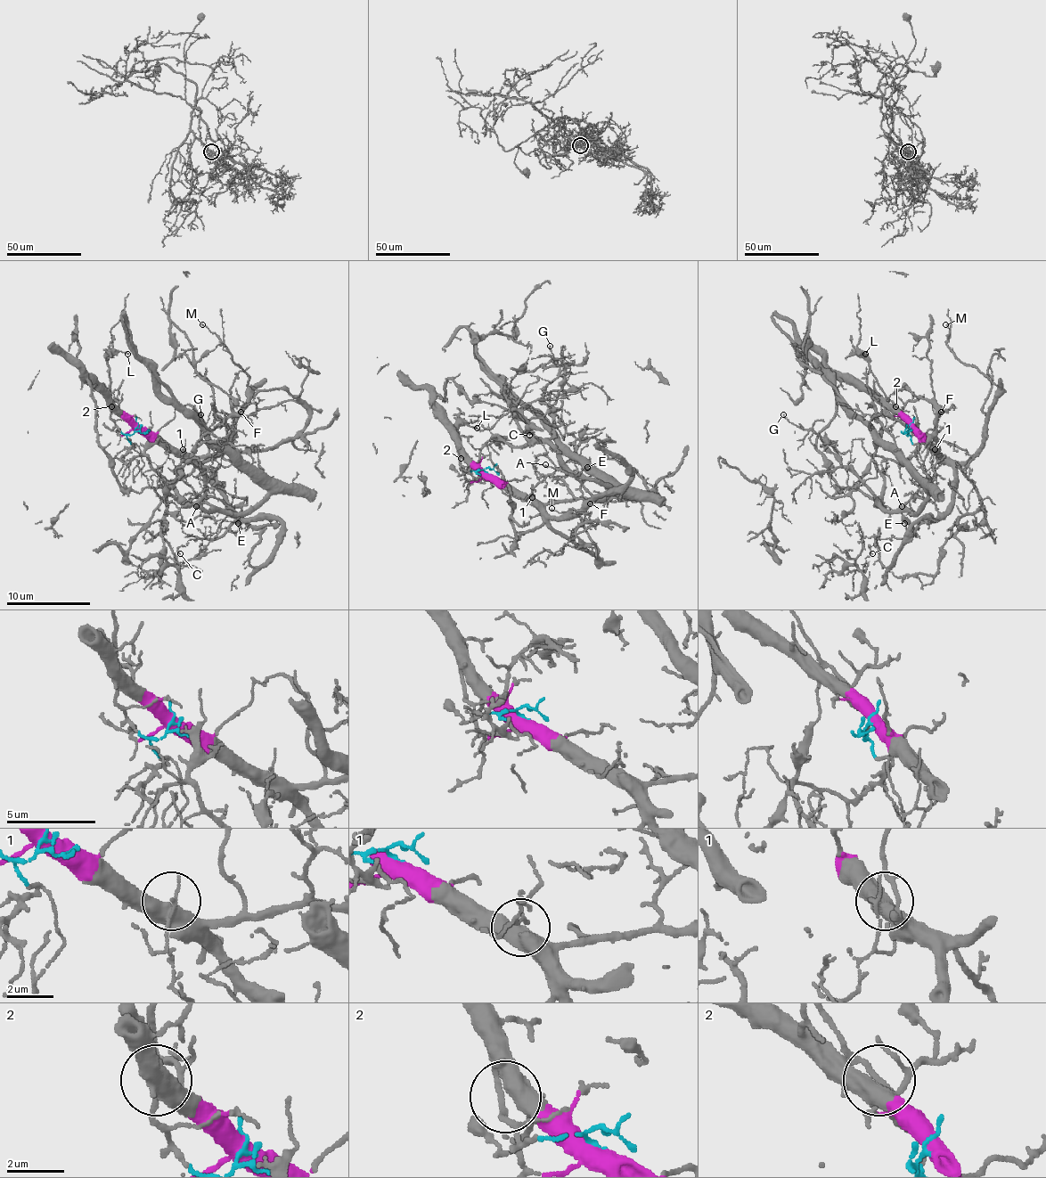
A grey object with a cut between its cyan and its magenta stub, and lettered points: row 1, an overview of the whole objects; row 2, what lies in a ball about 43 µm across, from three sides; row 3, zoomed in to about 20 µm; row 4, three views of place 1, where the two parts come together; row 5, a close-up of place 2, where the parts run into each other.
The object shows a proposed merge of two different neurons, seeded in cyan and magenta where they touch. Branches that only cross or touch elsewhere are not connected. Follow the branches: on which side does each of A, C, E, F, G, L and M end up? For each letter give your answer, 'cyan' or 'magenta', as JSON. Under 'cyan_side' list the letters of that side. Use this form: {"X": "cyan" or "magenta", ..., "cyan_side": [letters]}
{"A": "cyan", "C": "magenta", "E": "magenta", "F": "magenta", "G": "cyan", "L": "cyan", "M": "magenta", "cyan_side": ["A", "G", "L"]}

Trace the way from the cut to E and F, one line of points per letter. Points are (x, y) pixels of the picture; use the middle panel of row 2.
E: (487, 474), (513, 486), (546, 516), (569, 516), (591, 497), (576, 477), (586, 468)
F: (487, 474), (543, 503), (657, 497), (631, 497), (591, 503)

